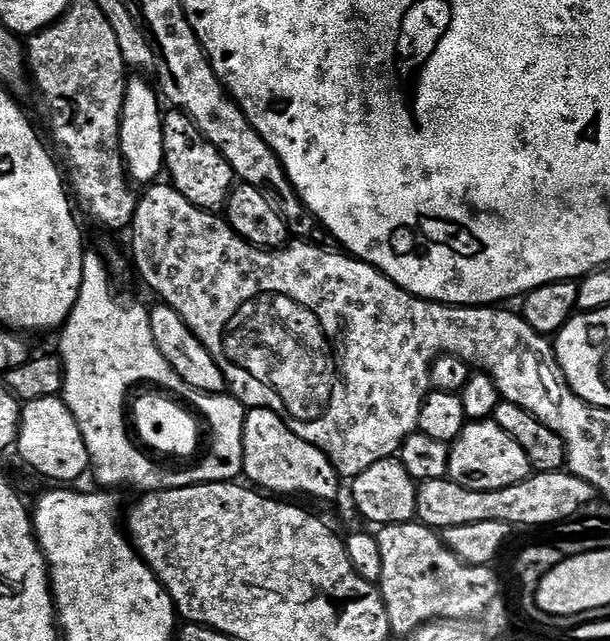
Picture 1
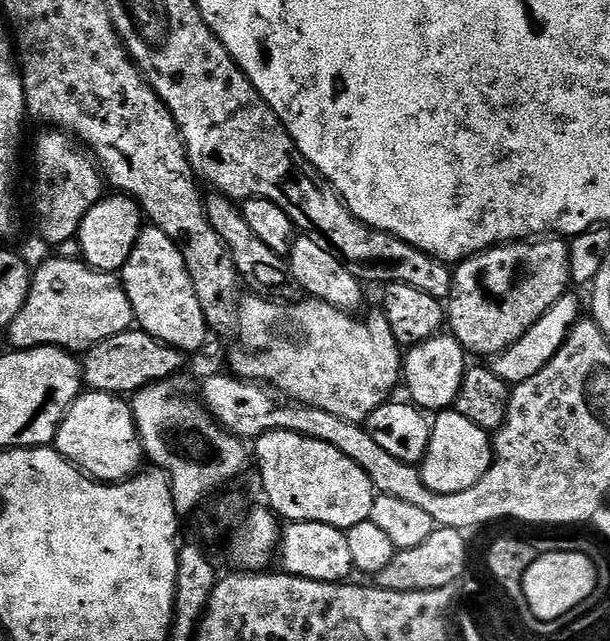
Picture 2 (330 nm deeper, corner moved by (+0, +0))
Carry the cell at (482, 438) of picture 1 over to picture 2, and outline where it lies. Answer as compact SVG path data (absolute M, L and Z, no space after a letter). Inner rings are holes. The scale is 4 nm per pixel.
M445 410L431 421L432 437L422 463L419 475L431 492L458 494L470 490L492 465L493 437L482 426L474 426L470 418L462 418L454 410Z

